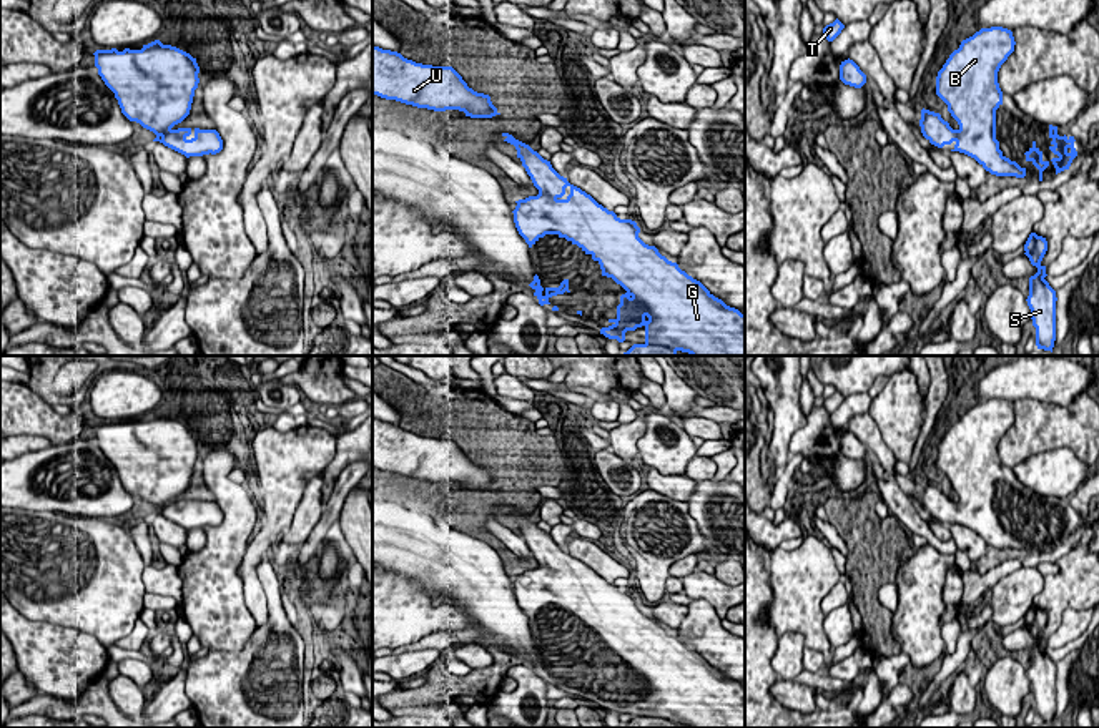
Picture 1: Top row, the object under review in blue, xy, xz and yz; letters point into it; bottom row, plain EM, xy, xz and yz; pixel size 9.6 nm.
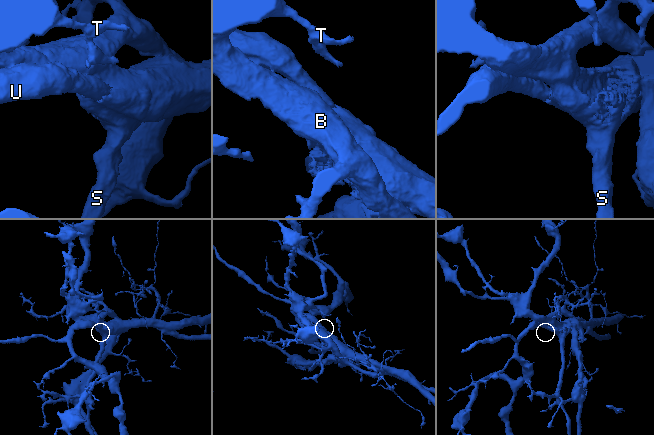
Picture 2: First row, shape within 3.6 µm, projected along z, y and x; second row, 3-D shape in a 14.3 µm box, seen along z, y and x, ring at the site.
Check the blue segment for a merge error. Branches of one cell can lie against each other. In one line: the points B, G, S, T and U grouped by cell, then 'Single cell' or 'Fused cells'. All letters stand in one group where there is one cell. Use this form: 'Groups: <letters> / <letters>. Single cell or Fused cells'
Groups: B G S T U. Single cell

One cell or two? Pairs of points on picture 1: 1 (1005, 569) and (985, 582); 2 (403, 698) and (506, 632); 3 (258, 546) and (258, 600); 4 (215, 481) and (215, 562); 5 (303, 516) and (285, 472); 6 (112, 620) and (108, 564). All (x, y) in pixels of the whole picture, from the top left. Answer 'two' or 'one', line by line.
1: one
2: two
3: one
4: one
5: two
6: one

